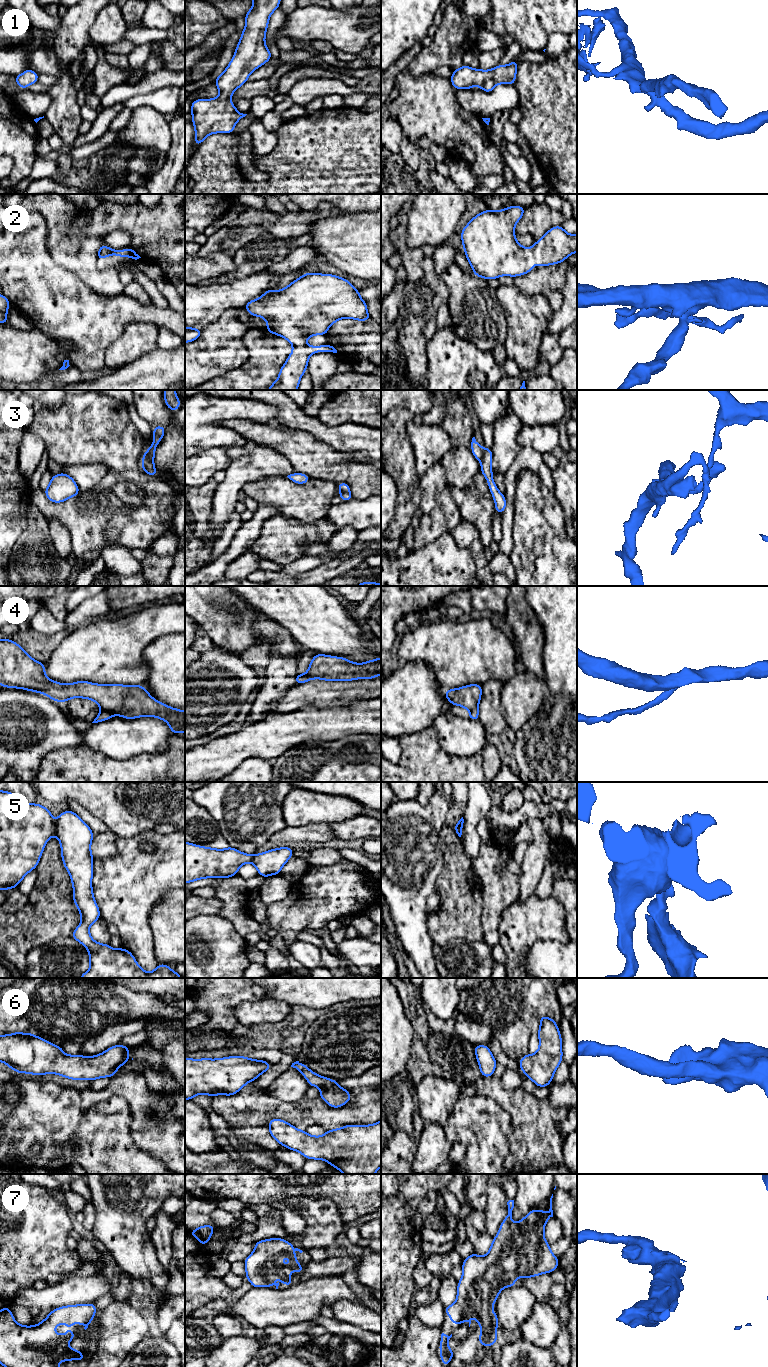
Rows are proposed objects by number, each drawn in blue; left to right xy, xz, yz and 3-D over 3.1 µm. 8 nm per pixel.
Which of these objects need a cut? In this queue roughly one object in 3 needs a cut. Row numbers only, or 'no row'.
3, 4, 5

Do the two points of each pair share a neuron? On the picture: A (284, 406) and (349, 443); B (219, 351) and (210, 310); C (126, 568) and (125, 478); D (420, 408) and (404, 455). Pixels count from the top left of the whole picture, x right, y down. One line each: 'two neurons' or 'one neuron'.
A: one neuron
B: two neurons
C: two neurons
D: two neurons

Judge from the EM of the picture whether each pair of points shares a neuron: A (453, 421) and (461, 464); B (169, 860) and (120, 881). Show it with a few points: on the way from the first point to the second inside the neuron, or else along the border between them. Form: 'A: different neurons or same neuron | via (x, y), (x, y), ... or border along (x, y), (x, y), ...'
A: same neuron | via (461, 432), (461, 453)
B: same neuron | via (157, 872), (132, 881)

